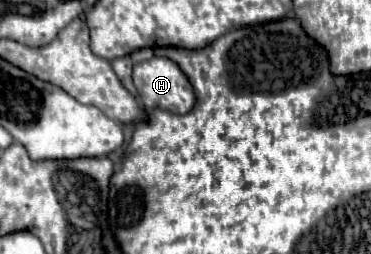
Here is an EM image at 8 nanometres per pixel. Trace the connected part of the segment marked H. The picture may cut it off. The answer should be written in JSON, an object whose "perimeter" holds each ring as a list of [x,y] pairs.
{"perimeter":[[[153,57],[149,61],[137,63],[133,67],[133,83],[137,87],[139,99],[147,109],[165,109],[171,113],[189,113],[195,105],[195,93],[193,85],[187,79],[187,75],[181,71],[181,67],[171,61],[169,57]]]}

